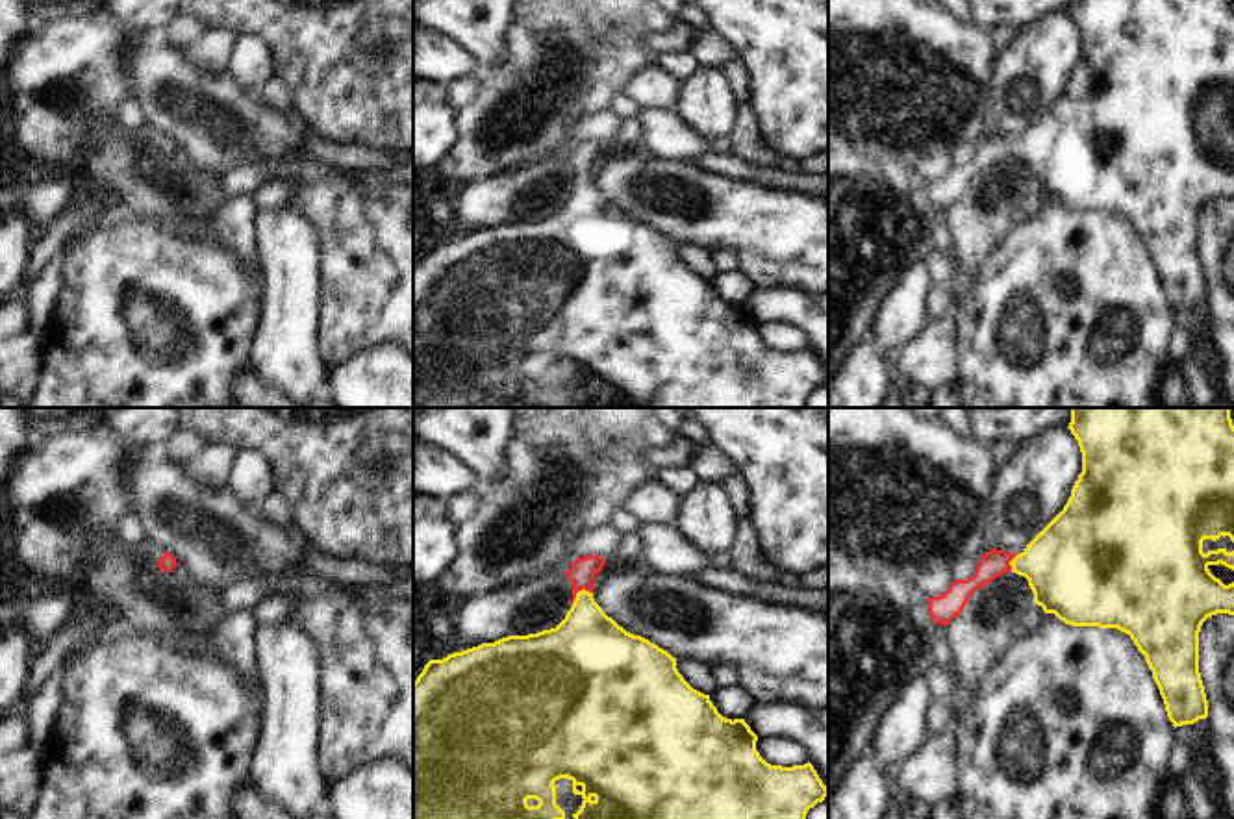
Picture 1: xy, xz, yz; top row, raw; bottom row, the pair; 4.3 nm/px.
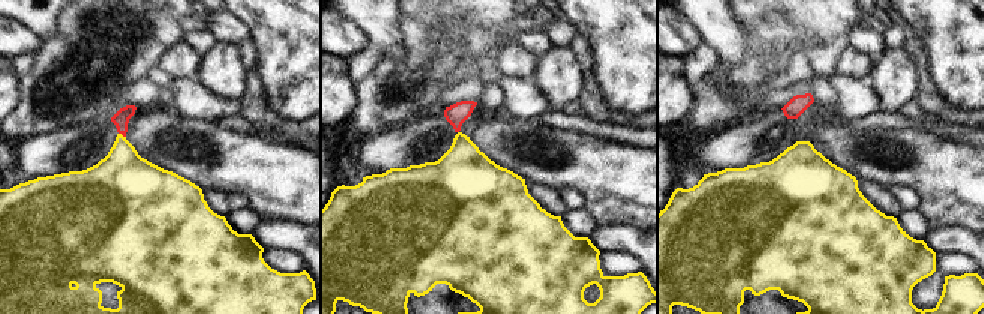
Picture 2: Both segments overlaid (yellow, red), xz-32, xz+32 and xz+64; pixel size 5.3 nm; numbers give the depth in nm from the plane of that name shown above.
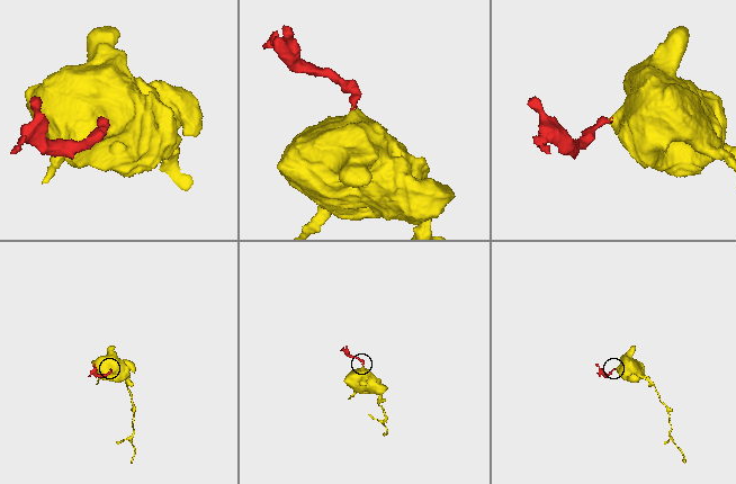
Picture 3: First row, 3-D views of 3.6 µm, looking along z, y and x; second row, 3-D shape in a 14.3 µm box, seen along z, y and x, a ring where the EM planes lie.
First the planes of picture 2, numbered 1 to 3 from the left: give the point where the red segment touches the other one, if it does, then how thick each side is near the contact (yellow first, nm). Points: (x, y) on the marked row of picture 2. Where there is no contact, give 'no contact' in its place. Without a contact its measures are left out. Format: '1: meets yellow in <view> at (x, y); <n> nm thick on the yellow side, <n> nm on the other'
1: meets yellow in xz-32 at (120, 134); 320 nm thick on the yellow side, 90 nm on the other
2: no contact
3: no contact

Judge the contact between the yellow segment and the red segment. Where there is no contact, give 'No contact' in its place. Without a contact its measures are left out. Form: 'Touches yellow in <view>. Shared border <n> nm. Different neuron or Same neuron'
Touches yellow in xz. Shared border 120 nm. Same neuron.

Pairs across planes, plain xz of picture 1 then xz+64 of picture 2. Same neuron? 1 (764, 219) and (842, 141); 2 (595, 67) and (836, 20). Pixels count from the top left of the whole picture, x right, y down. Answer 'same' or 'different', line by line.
1: same
2: different

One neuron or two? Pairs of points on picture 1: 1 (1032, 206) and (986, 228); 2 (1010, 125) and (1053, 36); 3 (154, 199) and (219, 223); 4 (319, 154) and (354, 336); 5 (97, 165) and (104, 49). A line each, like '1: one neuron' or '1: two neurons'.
1: two neurons
2: one neuron
3: two neurons
4: two neurons
5: two neurons

